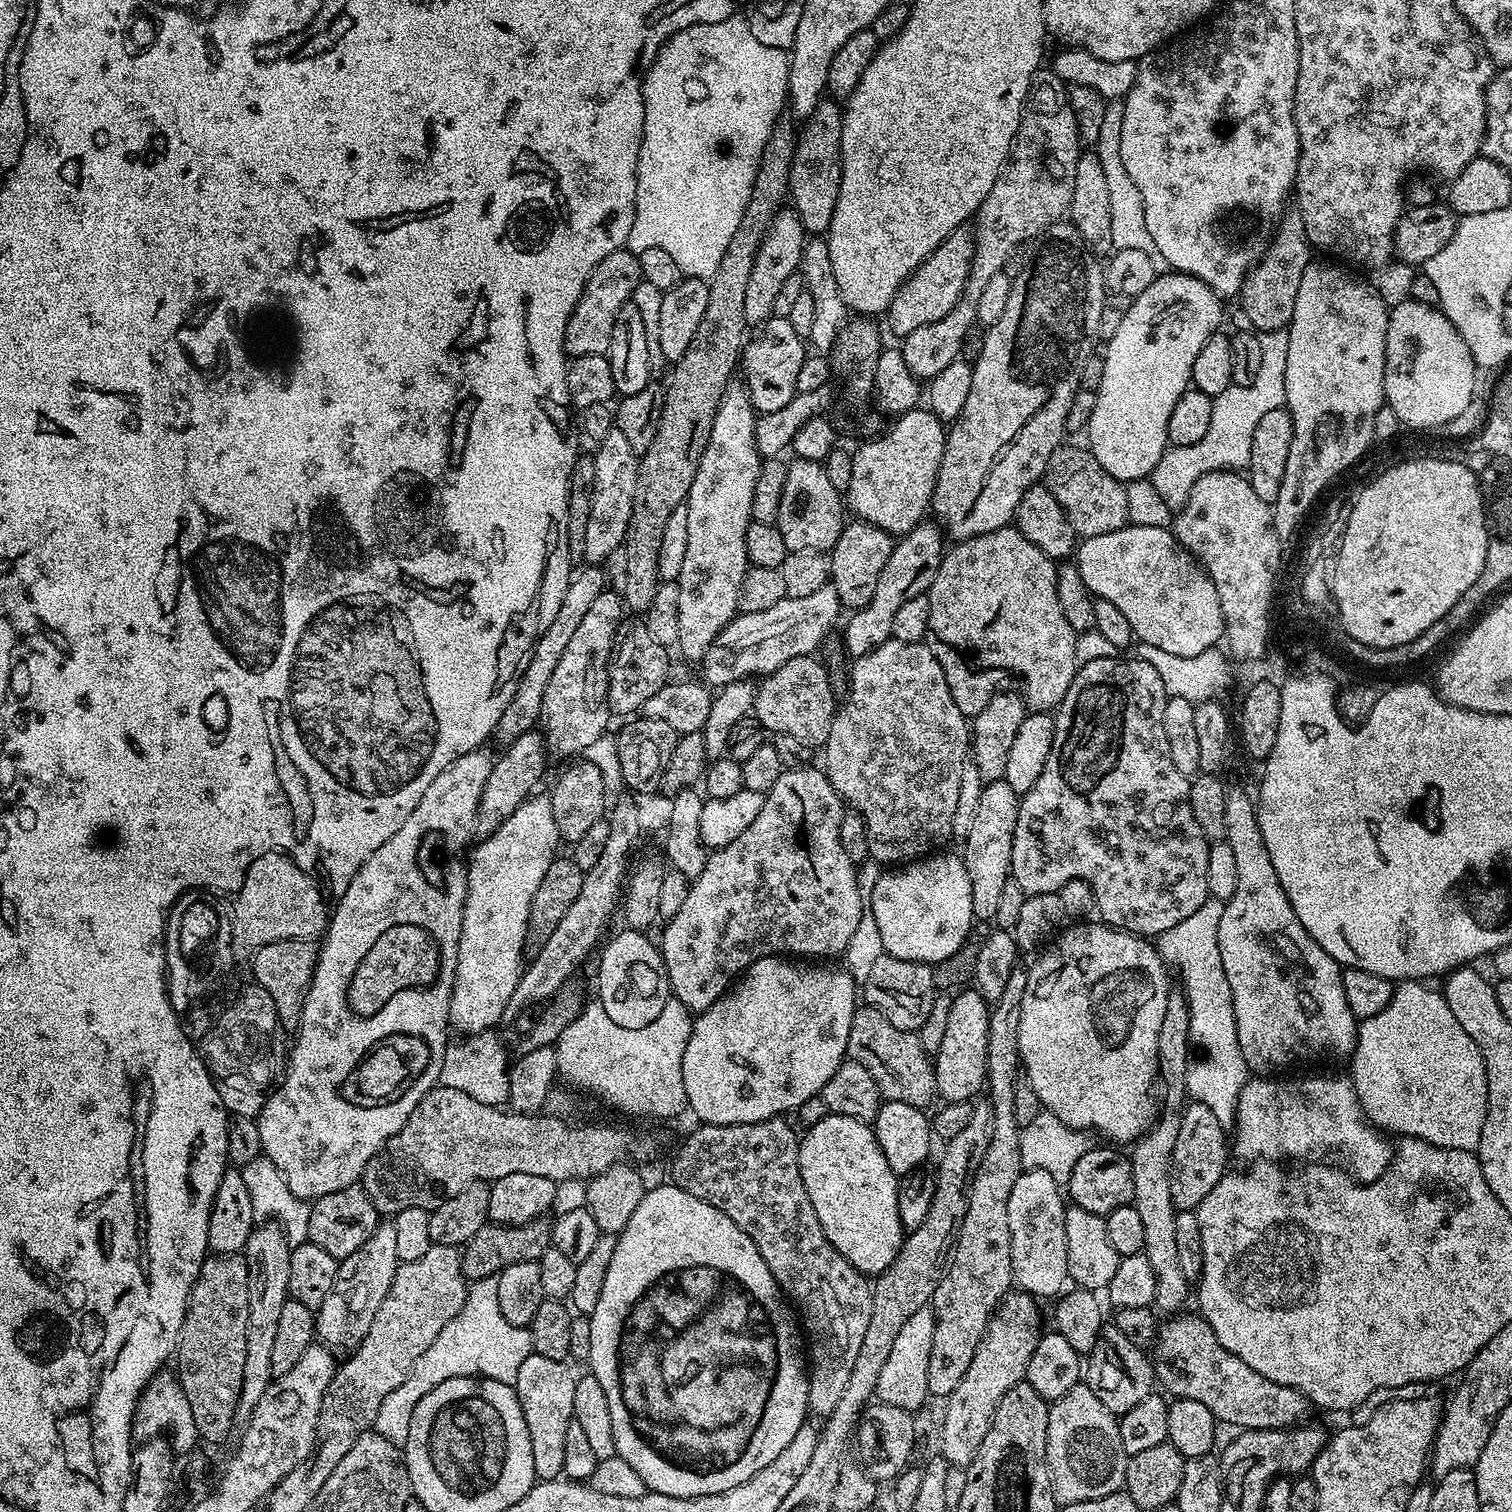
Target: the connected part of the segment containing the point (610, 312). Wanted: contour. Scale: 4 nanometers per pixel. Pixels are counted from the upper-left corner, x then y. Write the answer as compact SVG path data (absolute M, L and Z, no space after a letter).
M627 247L614 250L614 254L606 254L606 258L602 258L594 274L590 274L582 290L582 298L578 298L578 306L574 306L574 314L570 314L570 322L564 331L564 351L569 357L603 356L607 353L610 334L614 334L614 318L618 318L618 310L622 310L626 301L632 299L641 279L639 255L628 251Z

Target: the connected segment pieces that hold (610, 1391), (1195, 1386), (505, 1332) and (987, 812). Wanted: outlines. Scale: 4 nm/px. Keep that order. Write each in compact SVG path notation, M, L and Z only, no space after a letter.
M665 1182L658 1185L657 1188L647 1189L642 1198L642 1202L638 1202L638 1207L635 1208L634 1214L630 1214L630 1222L626 1222L624 1229L616 1236L614 1258L610 1258L610 1270L606 1270L606 1282L602 1285L602 1295L599 1296L598 1306L590 1313L590 1316L590 1354L588 1355L586 1364L587 1367L592 1367L589 1368L590 1374L594 1378L598 1378L598 1382L601 1384L602 1390L605 1392L610 1405L610 1419L612 1419L614 1425L616 1455L620 1456L626 1462L630 1462L630 1466L634 1466L635 1473L638 1474L638 1478L642 1478L645 1489L649 1492L670 1494L678 1498L690 1498L691 1496L718 1494L719 1492L730 1490L734 1486L738 1486L742 1482L754 1478L754 1474L758 1474L758 1470L762 1470L762 1466L770 1466L770 1462L774 1462L774 1458L778 1458L778 1454L782 1454L782 1450L786 1450L786 1446L790 1446L790 1438L794 1438L794 1434L798 1434L798 1430L806 1422L807 1416L804 1415L809 1415L810 1412L808 1407L806 1344L802 1339L802 1328L798 1323L797 1313L790 1307L789 1301L786 1299L784 1293L781 1292L779 1284L776 1283L774 1274L770 1274L770 1266L766 1266L762 1254L758 1254L758 1246L754 1246L752 1239L730 1218L726 1218L726 1214L722 1214L722 1210L710 1206L702 1198L694 1198L694 1194L686 1194L686 1190L682 1190L674 1183Z
M1199 1314L1159 1325L1154 1345L1154 1372L1159 1383L1160 1380L1164 1383L1165 1393L1173 1392L1171 1395L1181 1400L1202 1402L1221 1425L1233 1424L1236 1430L1291 1430L1307 1421L1304 1419L1310 1402L1301 1392L1262 1378L1258 1370L1250 1370L1242 1358L1230 1354L1230 1350L1218 1342L1212 1327Z
M496 1277L471 1281L462 1310L458 1310L458 1314L442 1326L442 1334L438 1334L438 1338L434 1338L434 1342L430 1342L430 1347L422 1353L422 1358L414 1362L410 1374L406 1374L406 1382L382 1398L374 1431L382 1434L386 1442L402 1446L406 1438L410 1438L410 1418L414 1418L414 1406L418 1406L418 1402L422 1402L434 1386L463 1376L515 1385L518 1370L530 1355L533 1355L532 1333L528 1328L515 1328L506 1322L506 1314L502 1314L502 1306L498 1306Z
M1004 779L989 780L983 785L970 834L962 840L962 855L966 874L970 874L970 894L974 902L972 914L977 921L992 922L998 914L1002 890L1012 874L1012 839L1019 809L1020 796L1010 790Z

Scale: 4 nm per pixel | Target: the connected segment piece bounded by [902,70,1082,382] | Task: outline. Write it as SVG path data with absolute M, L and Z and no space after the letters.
M1037 70L1028 87L1024 109L1020 112L1012 155L974 217L976 249L962 298L958 298L954 310L950 310L946 318L938 318L938 322L930 322L930 326L922 326L914 330L914 334L903 337L906 366L910 366L910 374L914 374L917 380L929 382L957 360L968 331L977 327L978 302L982 299L986 282L990 282L994 274L1005 271L1004 263L1023 240L1047 233L1067 213L1074 194L1074 170L1081 151L1074 110L1068 105L1068 88L1055 72Z

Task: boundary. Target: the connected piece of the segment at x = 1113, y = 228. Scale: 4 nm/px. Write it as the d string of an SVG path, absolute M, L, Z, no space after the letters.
M1120 102L1106 103L1106 114L1102 118L1102 127L1098 129L1098 142L1094 146L1096 157L1102 162L1102 171L1106 174L1108 193L1110 193L1110 238L1115 250L1139 250L1150 257L1157 270L1165 267L1162 254L1158 254L1158 246L1154 246L1154 237L1146 226L1146 206L1142 202L1142 194L1130 174L1126 174L1126 166L1122 162L1122 114L1124 105Z

